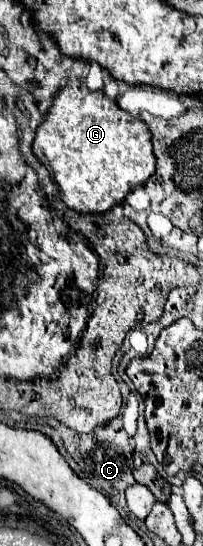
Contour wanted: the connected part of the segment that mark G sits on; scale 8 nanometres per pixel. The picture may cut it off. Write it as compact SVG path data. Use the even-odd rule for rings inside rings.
M70 77L66 87L58 91L52 107L44 115L42 125L36 129L34 155L52 173L60 187L62 201L82 213L104 213L124 201L124 197L136 187L144 185L156 171L156 159L152 153L150 131L144 121L122 111L116 101L110 101L102 91L90 91L84 81Z

